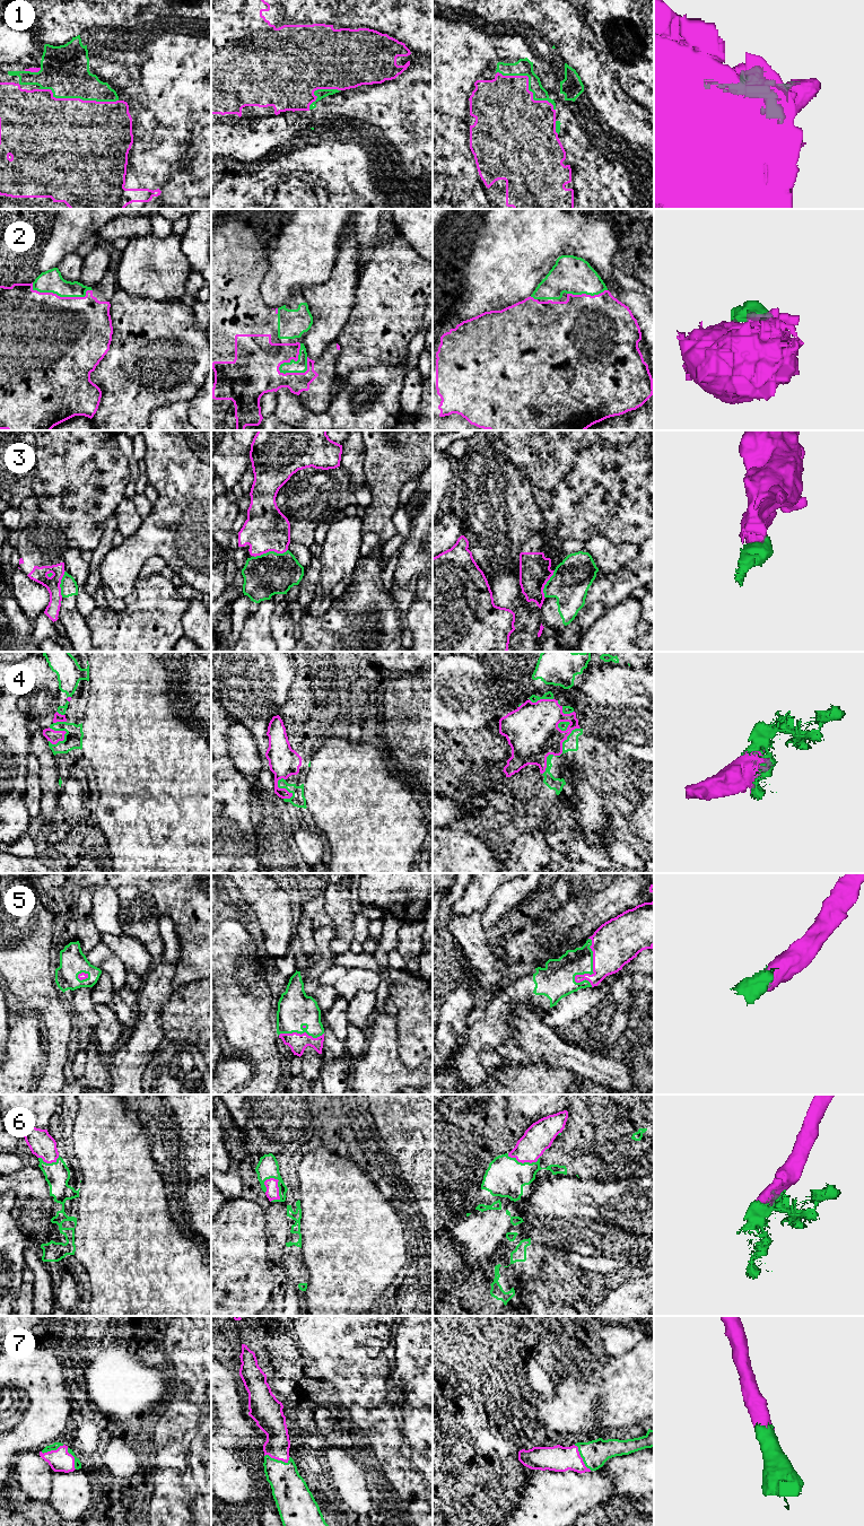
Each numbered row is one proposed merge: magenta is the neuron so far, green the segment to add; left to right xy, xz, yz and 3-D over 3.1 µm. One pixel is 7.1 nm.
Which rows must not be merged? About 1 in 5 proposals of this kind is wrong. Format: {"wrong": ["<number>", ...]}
{"wrong": ["1", "3"]}

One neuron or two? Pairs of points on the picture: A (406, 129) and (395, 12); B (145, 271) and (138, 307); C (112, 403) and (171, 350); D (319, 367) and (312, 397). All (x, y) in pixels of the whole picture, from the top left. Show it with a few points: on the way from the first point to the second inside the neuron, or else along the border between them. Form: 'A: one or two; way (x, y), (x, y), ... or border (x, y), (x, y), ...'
A: one; way (420, 99), (420, 42)
B: two; border (118, 286), (140, 297), (166, 301)
C: one; way (129, 386), (138, 366), (154, 360)
D: one; way (319, 374), (315, 381), (315, 390)

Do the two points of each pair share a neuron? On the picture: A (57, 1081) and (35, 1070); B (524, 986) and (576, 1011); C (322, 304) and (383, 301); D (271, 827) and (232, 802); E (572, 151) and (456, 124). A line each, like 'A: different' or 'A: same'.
A: same
B: different
C: different
D: different
E: different

